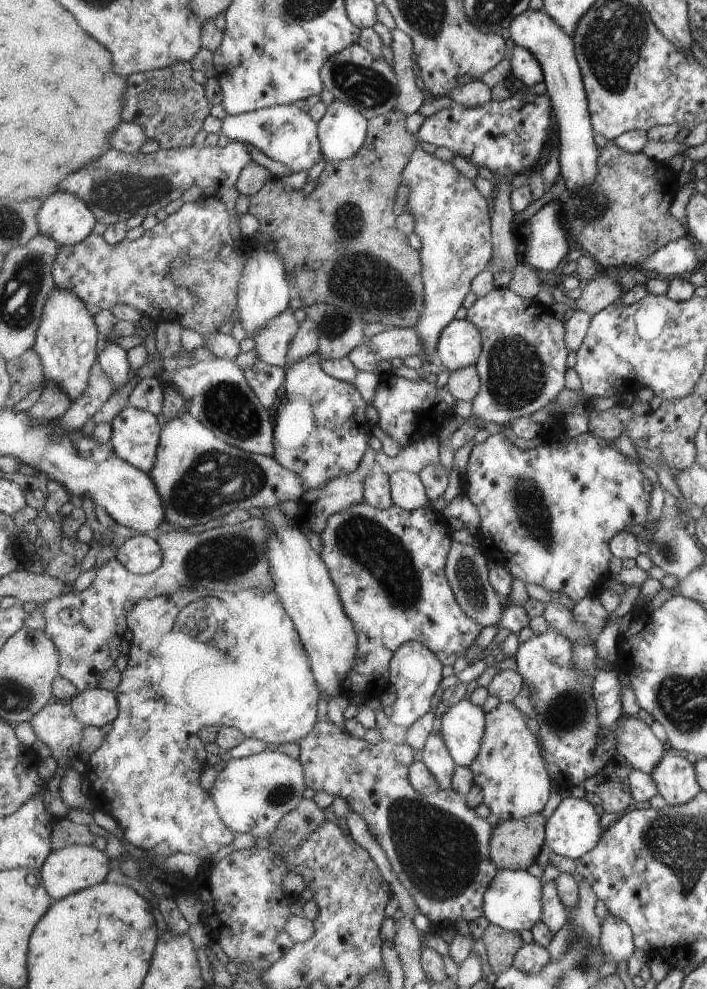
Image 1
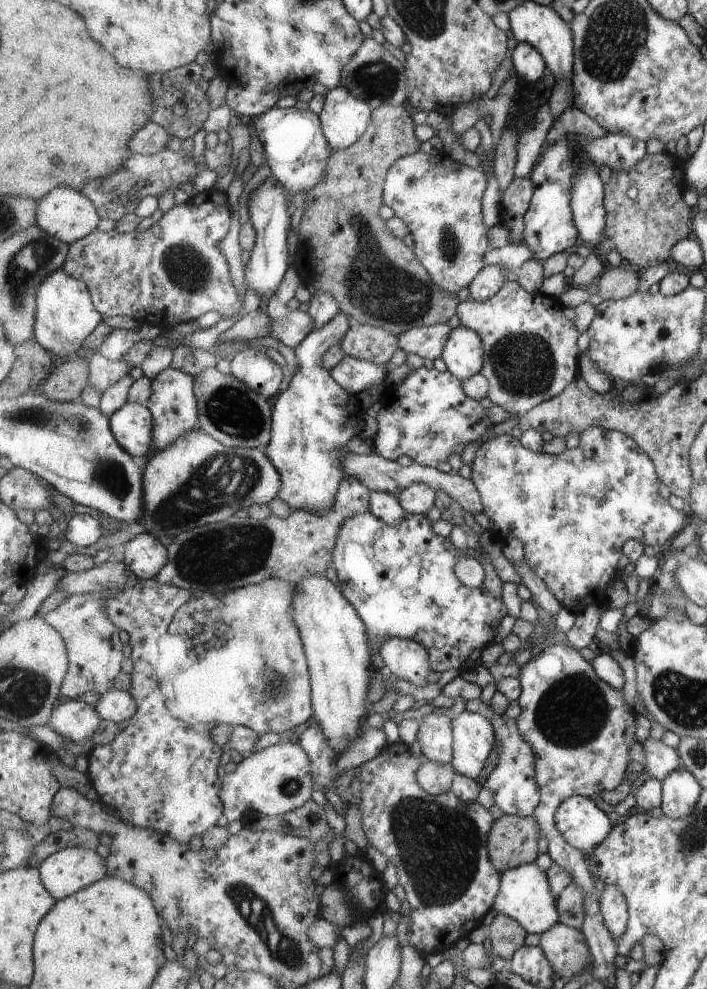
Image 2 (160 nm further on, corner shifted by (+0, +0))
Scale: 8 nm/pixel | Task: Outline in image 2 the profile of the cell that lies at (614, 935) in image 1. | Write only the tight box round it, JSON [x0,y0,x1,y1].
[601,885,630,943]

